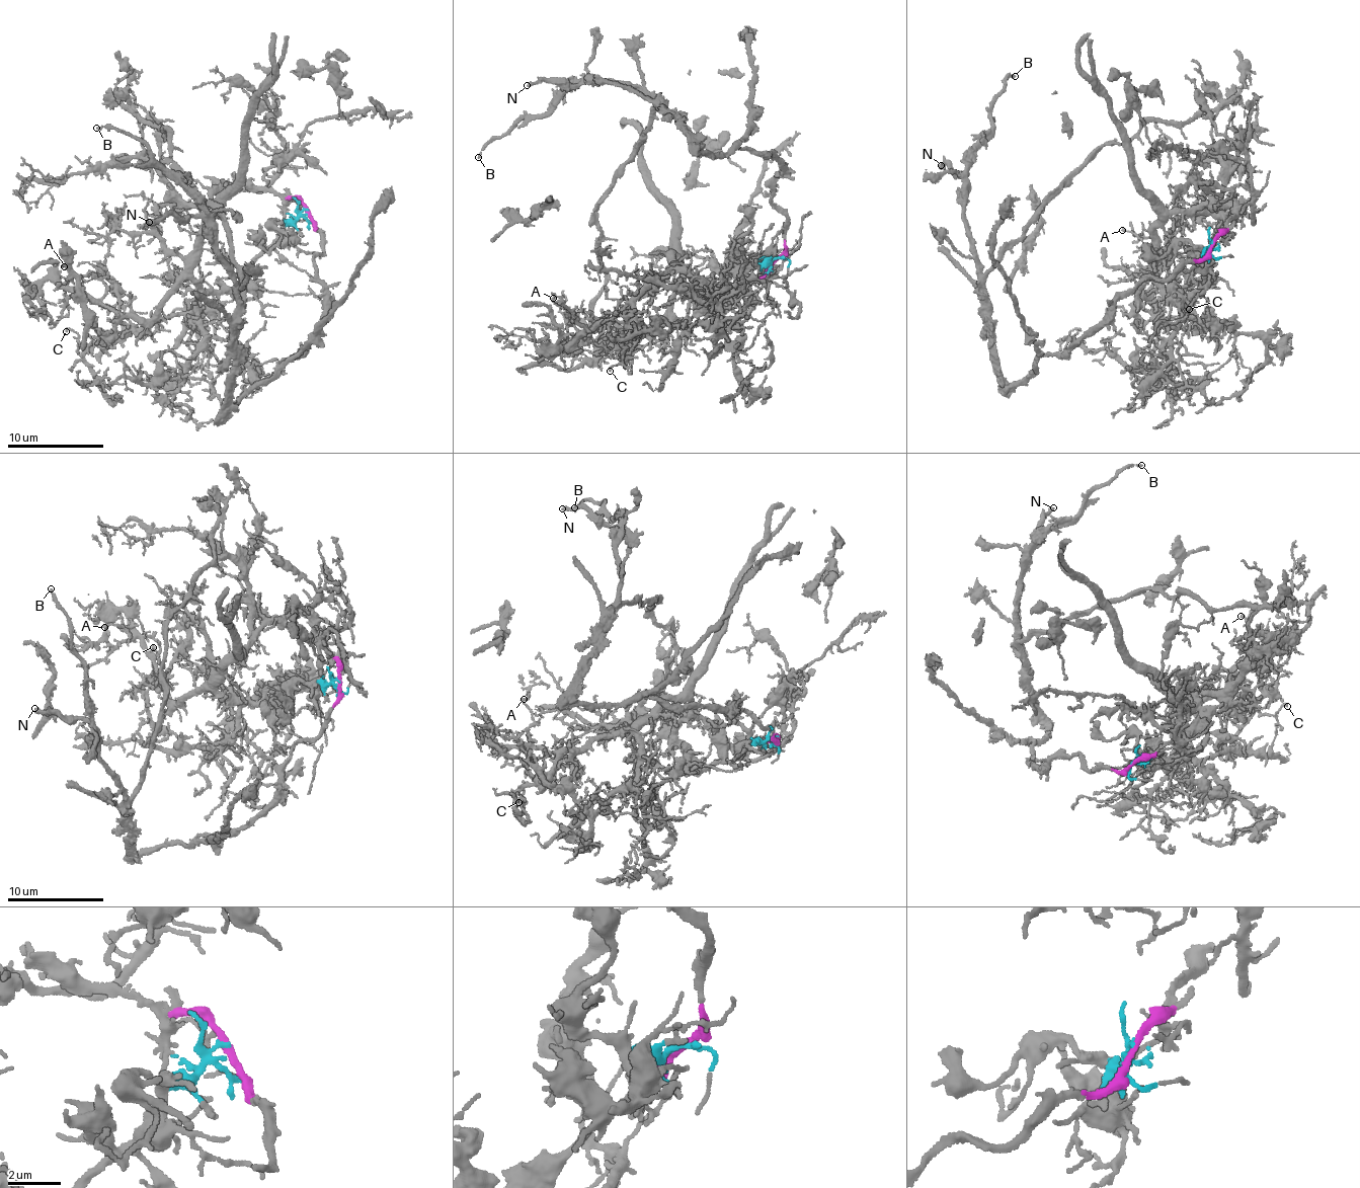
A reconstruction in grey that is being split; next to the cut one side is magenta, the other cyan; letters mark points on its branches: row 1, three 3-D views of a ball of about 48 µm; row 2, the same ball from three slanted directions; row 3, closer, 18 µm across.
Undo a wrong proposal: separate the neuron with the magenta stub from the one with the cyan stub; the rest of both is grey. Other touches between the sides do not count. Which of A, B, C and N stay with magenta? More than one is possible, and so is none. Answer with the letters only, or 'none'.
B, N

